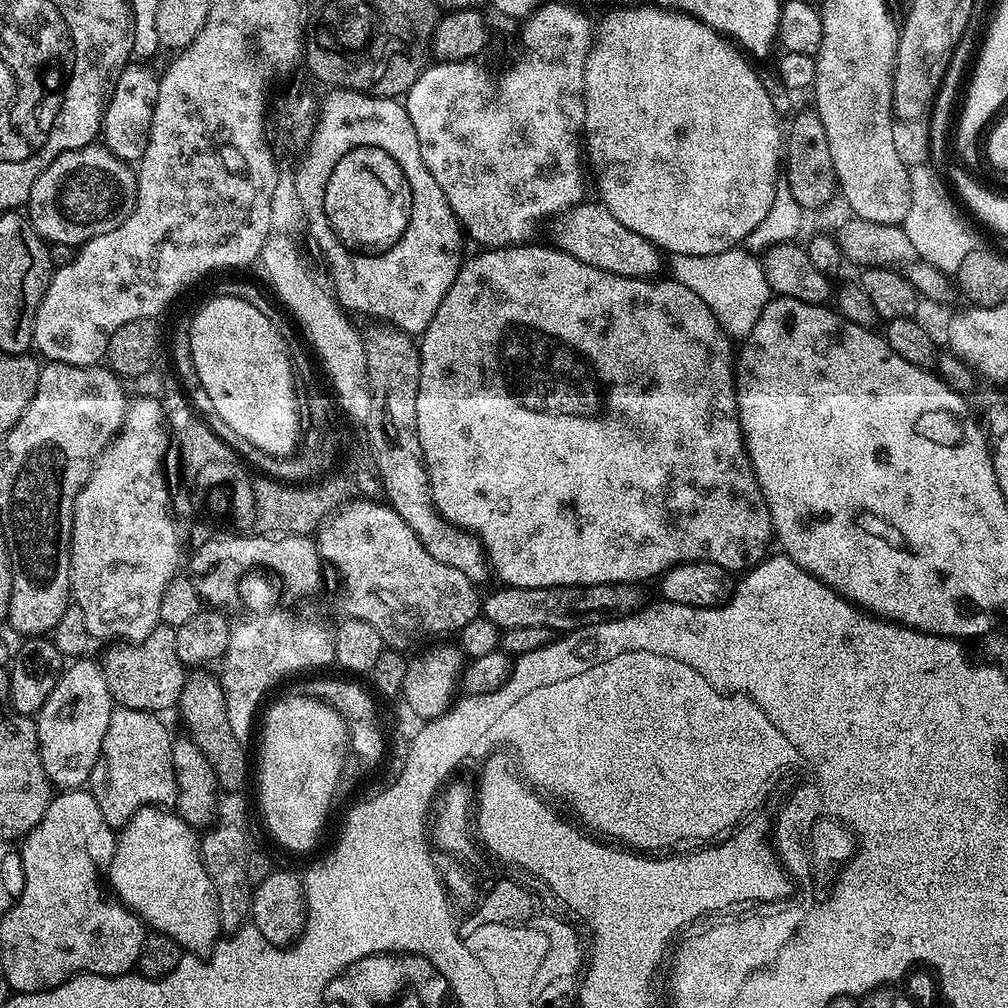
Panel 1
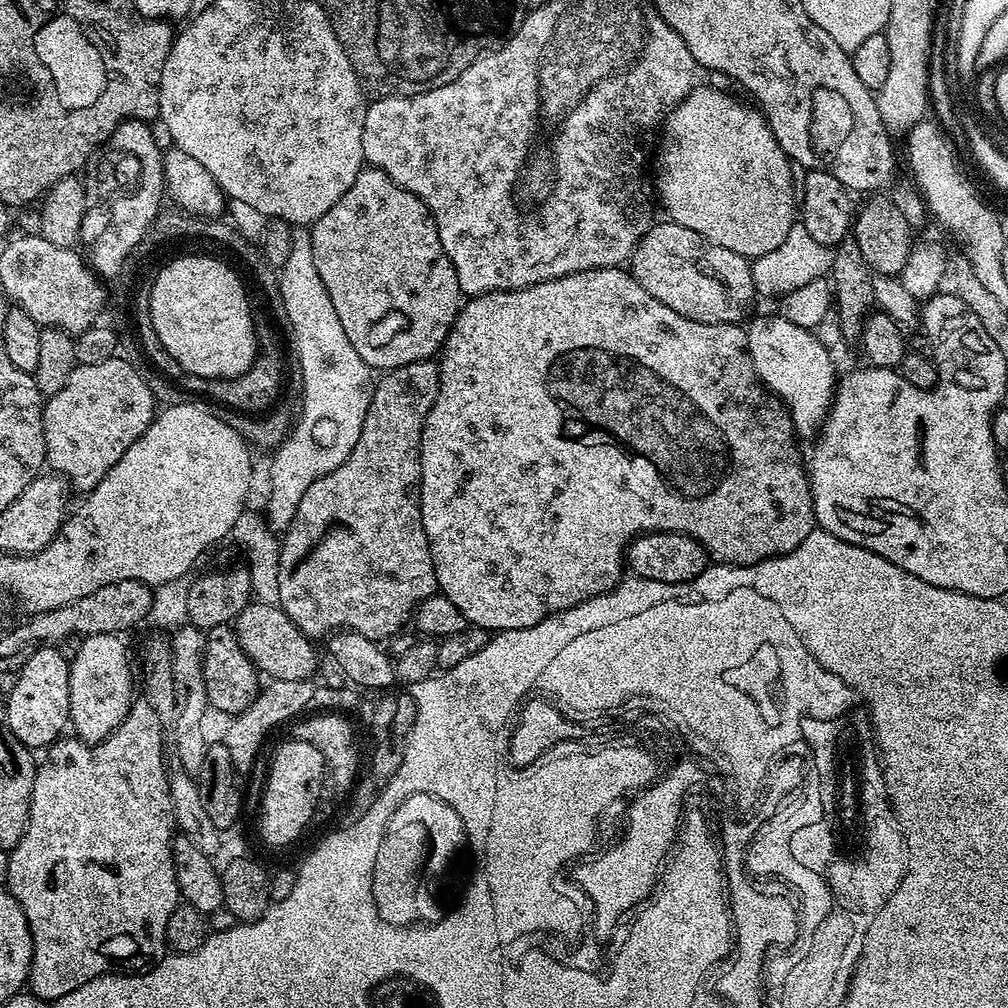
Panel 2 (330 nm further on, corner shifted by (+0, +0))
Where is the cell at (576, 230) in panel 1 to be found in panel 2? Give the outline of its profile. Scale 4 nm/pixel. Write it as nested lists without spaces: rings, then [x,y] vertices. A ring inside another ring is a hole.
[[[653,223],[632,251],[630,271],[638,286],[647,290],[650,298],[658,298],[662,306],[670,306],[670,310],[694,322],[740,324],[752,299],[758,296],[749,257],[734,254],[726,246],[714,246],[714,242],[686,230],[686,226],[663,223]]]

